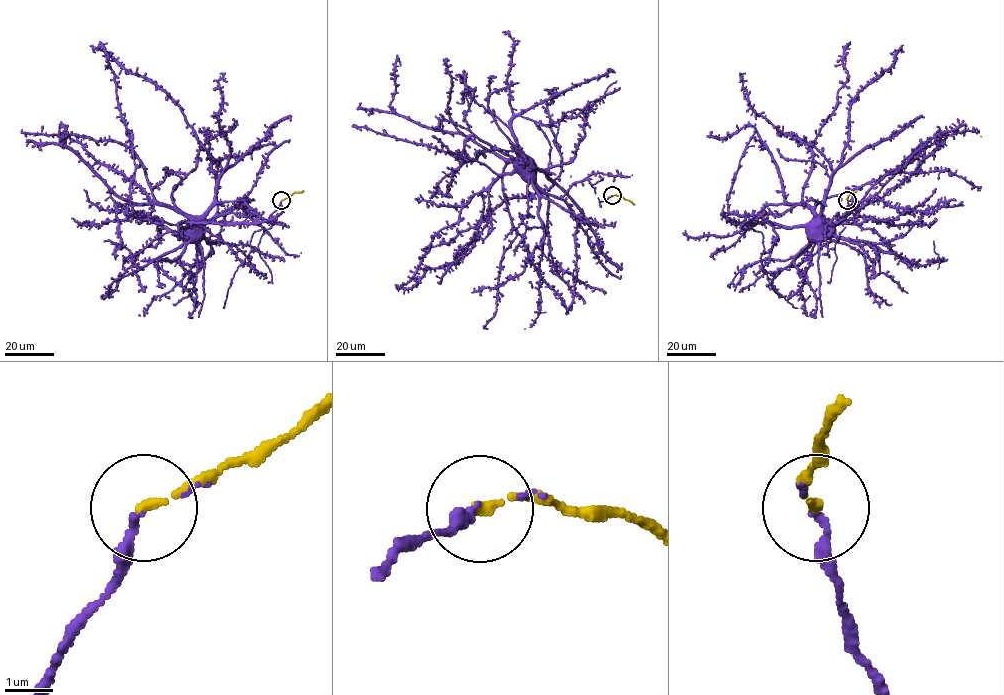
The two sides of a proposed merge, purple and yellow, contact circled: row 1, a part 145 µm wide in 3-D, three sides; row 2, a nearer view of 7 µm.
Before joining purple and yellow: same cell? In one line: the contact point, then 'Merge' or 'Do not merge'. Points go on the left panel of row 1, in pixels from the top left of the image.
Place: (281, 200). Merge

